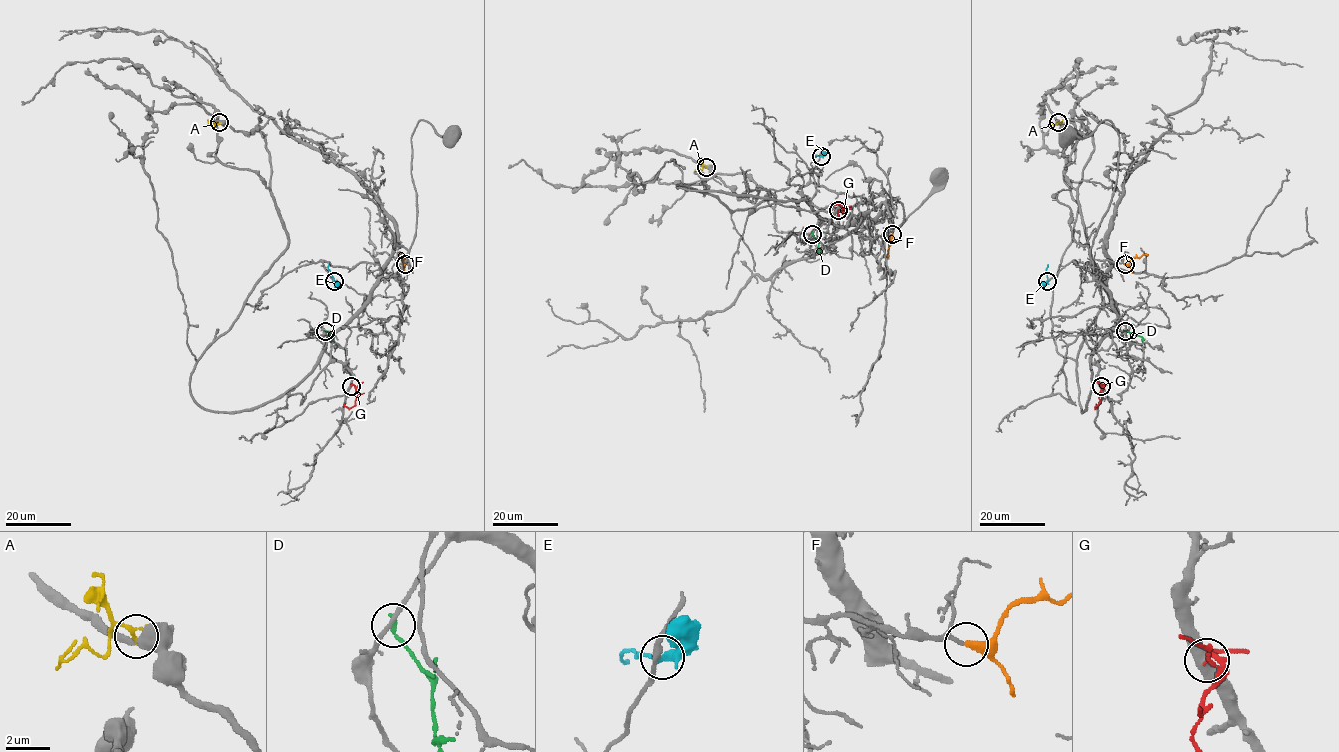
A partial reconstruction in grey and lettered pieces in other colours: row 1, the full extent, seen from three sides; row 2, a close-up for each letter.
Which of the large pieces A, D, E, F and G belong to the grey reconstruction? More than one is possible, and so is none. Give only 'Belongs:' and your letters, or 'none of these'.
Belongs: F

